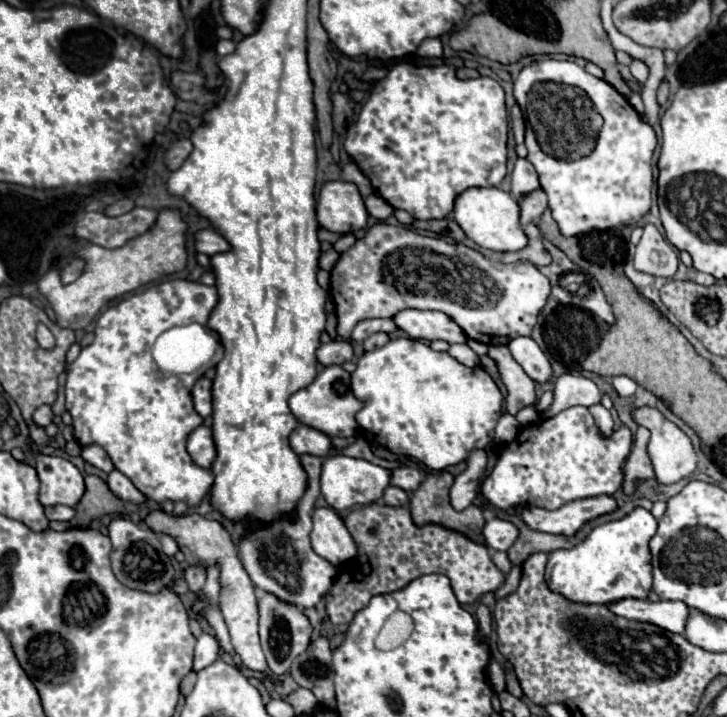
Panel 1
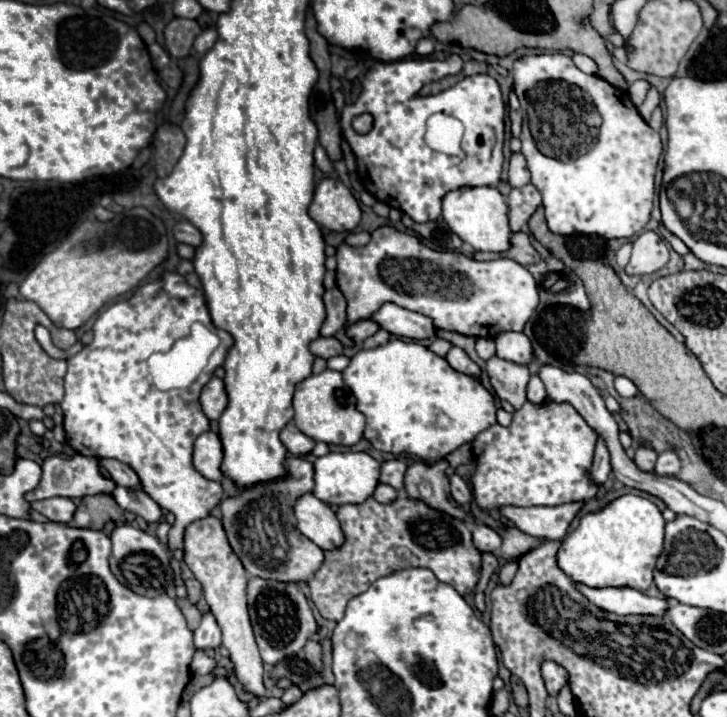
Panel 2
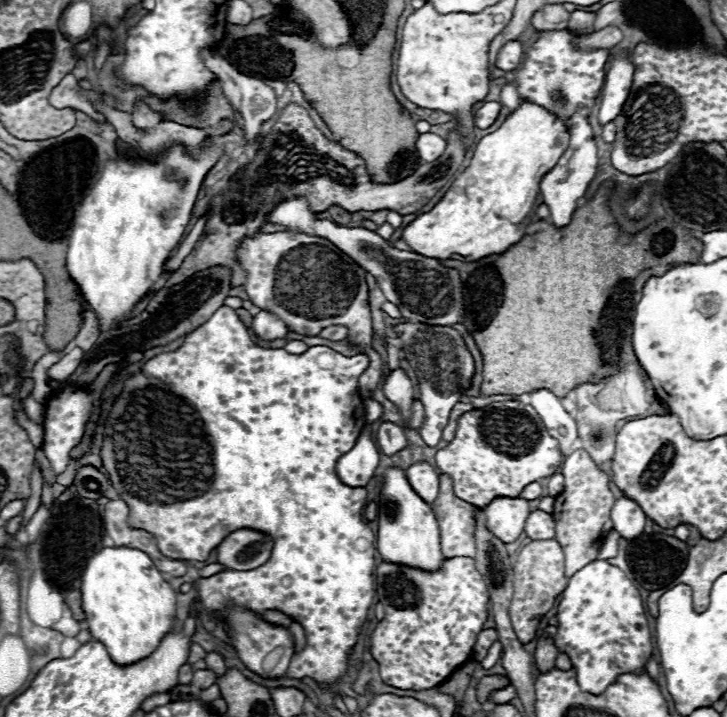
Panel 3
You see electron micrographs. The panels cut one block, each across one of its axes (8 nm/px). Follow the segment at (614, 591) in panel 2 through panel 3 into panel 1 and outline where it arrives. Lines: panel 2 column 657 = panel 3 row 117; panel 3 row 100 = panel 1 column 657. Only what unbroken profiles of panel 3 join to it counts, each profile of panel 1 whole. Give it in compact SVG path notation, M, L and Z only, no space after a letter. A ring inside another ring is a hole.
M622 598L620 602L608 602L608 610L616 616L624 616L628 620L650 622L664 630L672 630L676 634L684 634L688 606L684 602L670 602L670 600L638 600L638 598Z

